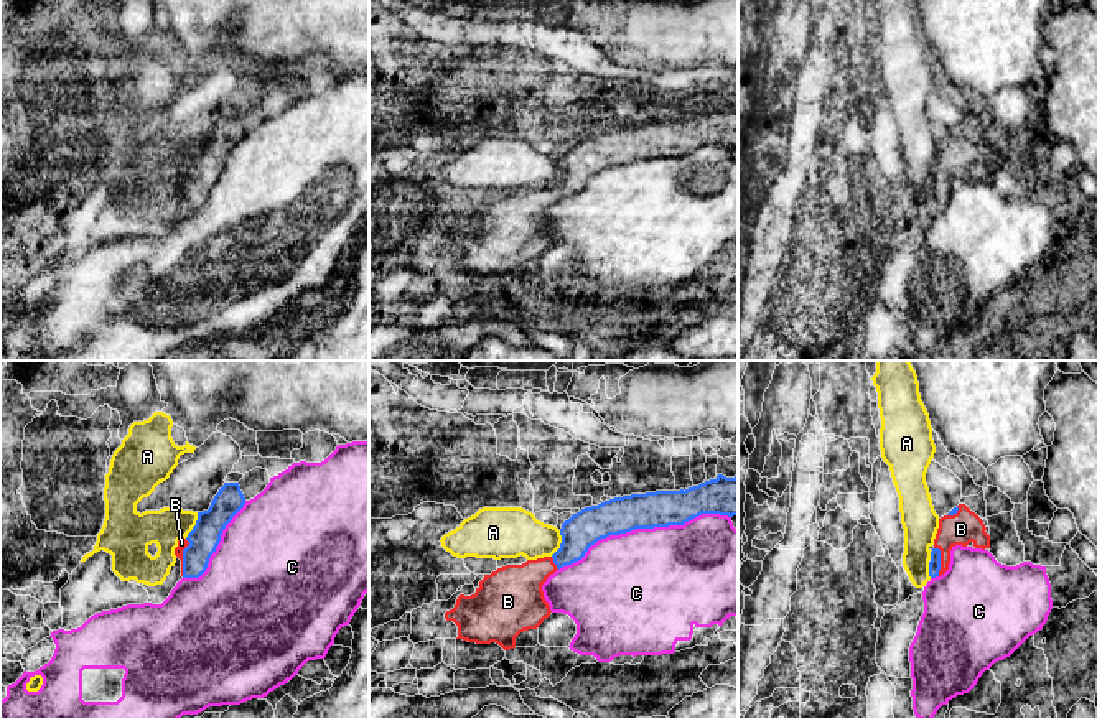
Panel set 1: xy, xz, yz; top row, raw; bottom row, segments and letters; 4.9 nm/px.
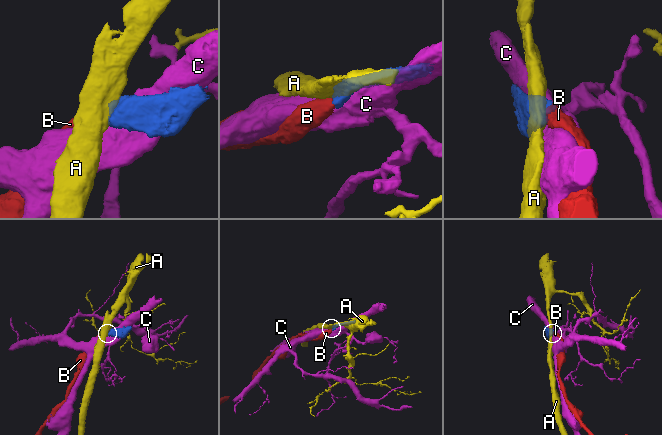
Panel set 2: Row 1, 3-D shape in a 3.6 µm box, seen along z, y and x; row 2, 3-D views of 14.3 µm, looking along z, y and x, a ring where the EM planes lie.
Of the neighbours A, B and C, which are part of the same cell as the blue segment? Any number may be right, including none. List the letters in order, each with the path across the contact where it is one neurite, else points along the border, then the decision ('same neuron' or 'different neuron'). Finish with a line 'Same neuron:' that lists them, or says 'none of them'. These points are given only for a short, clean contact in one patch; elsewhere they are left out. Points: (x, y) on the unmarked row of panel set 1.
A: border along xy (198, 144), (196, 155), (185, 168); different neuron
B: runs through xy (205, 168), (183, 188), (182, 175); same neuron
C: different neuron
Same neuron: B

